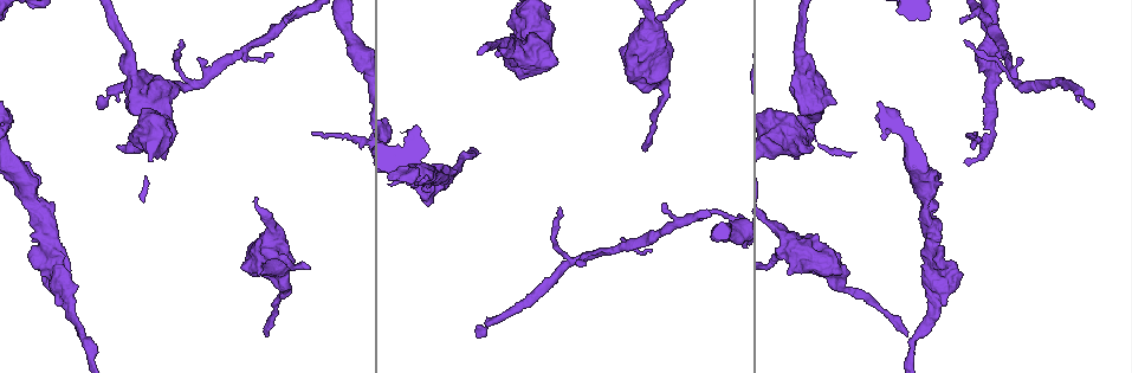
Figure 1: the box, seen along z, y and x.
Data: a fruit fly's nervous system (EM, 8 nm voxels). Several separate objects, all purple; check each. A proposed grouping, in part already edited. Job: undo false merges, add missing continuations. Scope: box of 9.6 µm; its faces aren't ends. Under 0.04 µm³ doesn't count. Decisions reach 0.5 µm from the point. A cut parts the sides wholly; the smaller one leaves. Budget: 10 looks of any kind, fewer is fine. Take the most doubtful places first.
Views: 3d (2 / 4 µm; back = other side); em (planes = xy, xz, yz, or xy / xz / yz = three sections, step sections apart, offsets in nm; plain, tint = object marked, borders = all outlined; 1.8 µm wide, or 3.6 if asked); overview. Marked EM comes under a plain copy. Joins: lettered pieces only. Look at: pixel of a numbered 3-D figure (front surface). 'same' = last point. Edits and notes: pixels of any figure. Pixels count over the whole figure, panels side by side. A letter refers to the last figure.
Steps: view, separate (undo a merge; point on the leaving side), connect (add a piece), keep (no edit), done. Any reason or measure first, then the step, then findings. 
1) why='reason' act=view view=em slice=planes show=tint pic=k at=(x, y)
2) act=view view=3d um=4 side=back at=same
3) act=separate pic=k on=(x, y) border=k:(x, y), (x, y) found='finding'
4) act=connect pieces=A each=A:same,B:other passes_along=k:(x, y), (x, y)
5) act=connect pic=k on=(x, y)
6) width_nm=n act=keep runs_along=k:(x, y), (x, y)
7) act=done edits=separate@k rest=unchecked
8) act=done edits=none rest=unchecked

why='free end' act=view view=em slice=planes show=borders pic=1 at=(907, 334)

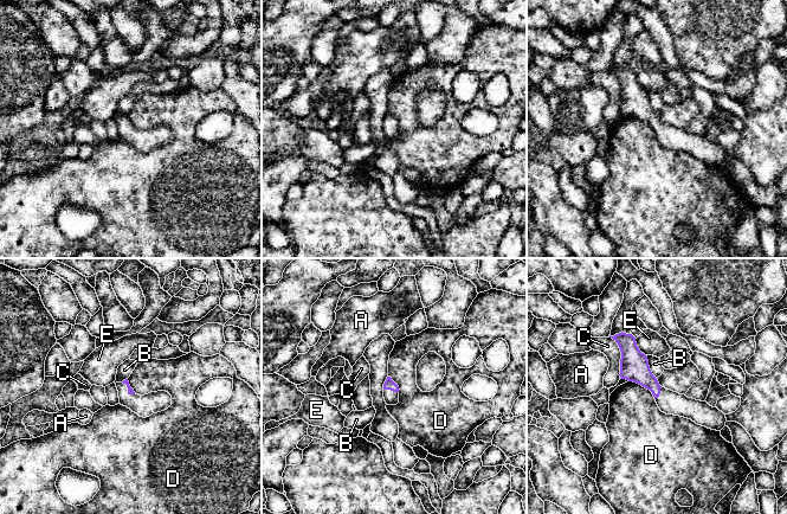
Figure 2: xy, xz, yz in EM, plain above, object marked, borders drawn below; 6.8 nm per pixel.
longest_contact=C:300nm act=keep each=A:other,B:other,C:other,D:other,E:other border=2:(629, 380), (646, 387), (655, 399) found='none of them fits'

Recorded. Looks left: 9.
why='free end' act=view view=3d um=2 pic=1 at=(118, 147)

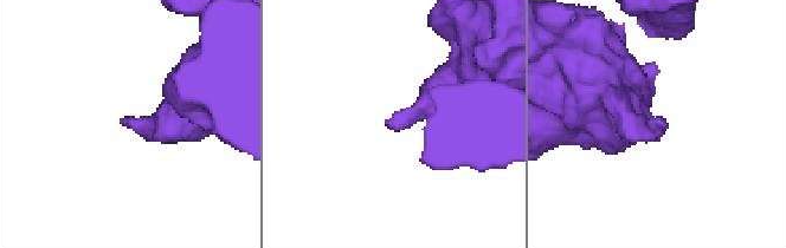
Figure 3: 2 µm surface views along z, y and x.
act=view view=em slice=planes show=borders pic=3 at=(664, 118)

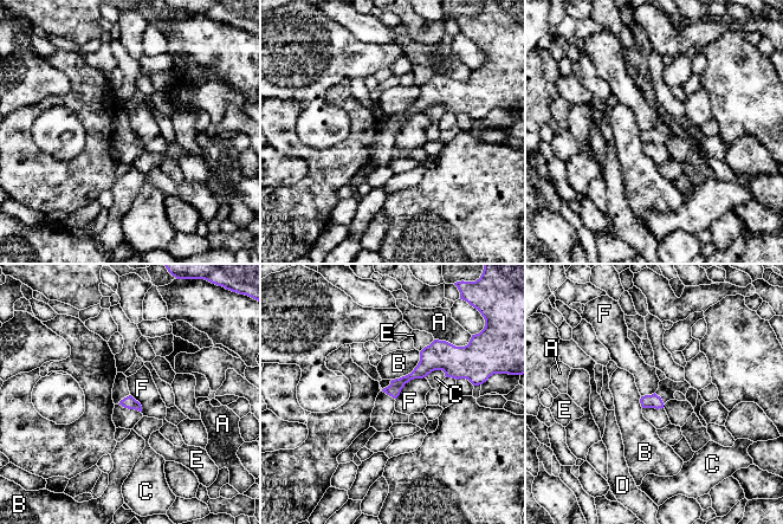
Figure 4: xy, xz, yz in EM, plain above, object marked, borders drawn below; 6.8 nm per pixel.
act=keep each=A:other,B:other,C:other,D:other,E:other,F:other runs_along=4:(459, 372), (427, 364), (388, 390) found='none of them fits'

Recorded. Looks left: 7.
why='an open end' act=view view=em slice=xy step=4 show=tint pic=1 at=(430, 176)

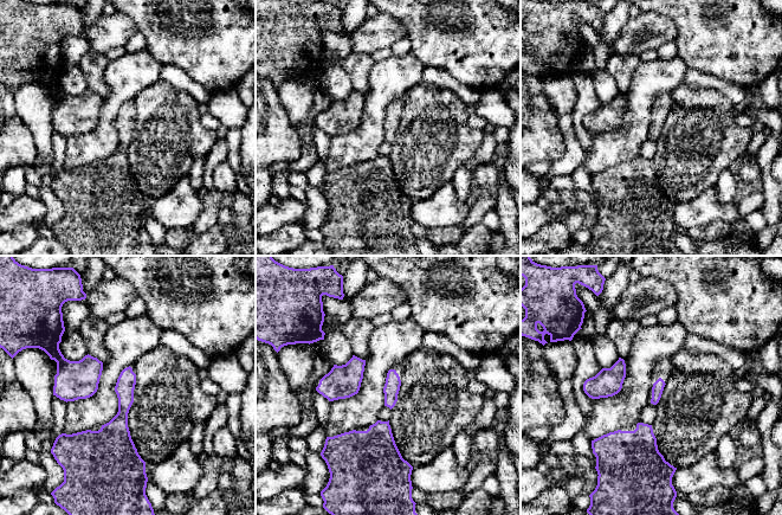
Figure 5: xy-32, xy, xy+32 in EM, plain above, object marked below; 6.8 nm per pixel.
act=view view=em slice=planes show=borders at=same

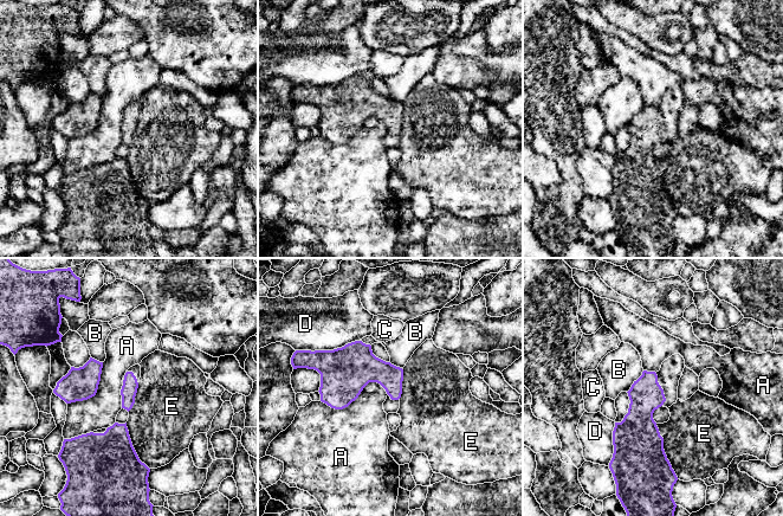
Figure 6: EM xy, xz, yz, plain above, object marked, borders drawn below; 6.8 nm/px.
act=keep each=A:other,B:other,C:other,D:other,E:other border=6:(388, 394), (321, 401) found='no lettered piece goes on from it'

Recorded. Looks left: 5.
act=view view=em slice=planes show=tint pic=1 at=(559, 211)

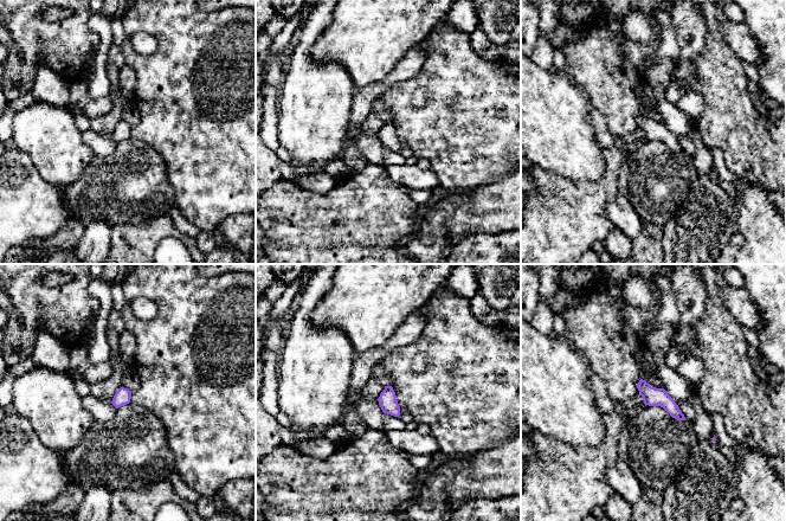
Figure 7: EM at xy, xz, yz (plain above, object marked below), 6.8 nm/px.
act=view view=em slice=planes show=borders at=same

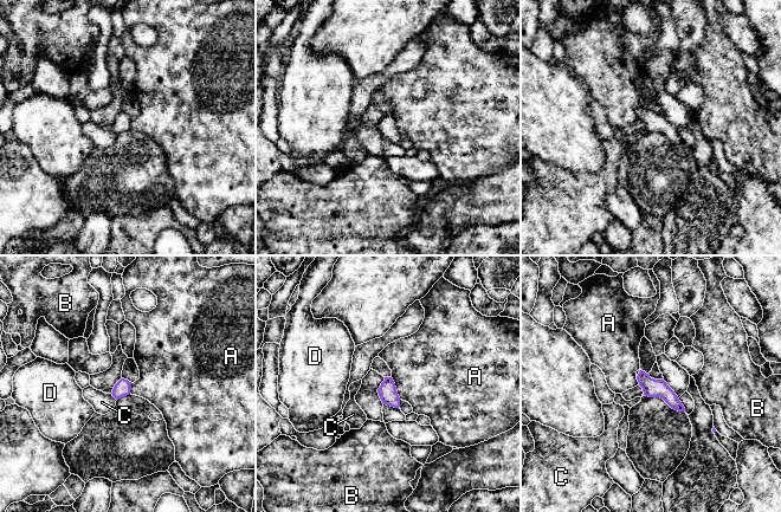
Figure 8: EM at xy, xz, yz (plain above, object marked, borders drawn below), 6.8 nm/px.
longest_contact=A:170nm act=keep each=A:other,B:other,C:other,D:other found='none of them fits'

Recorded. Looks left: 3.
act=done edits=none rest=unchecked

